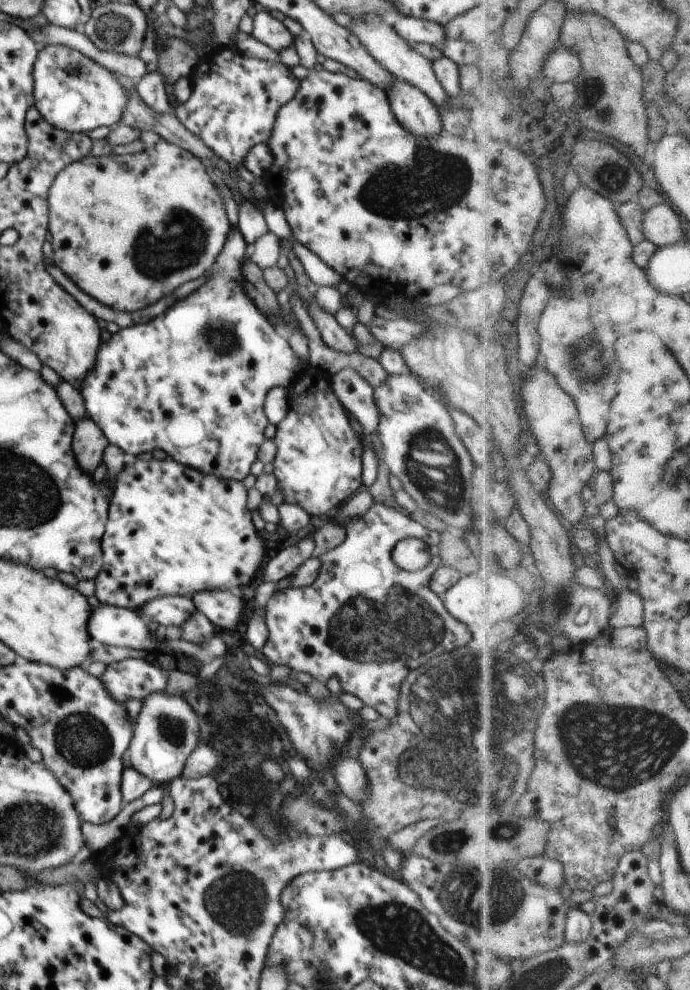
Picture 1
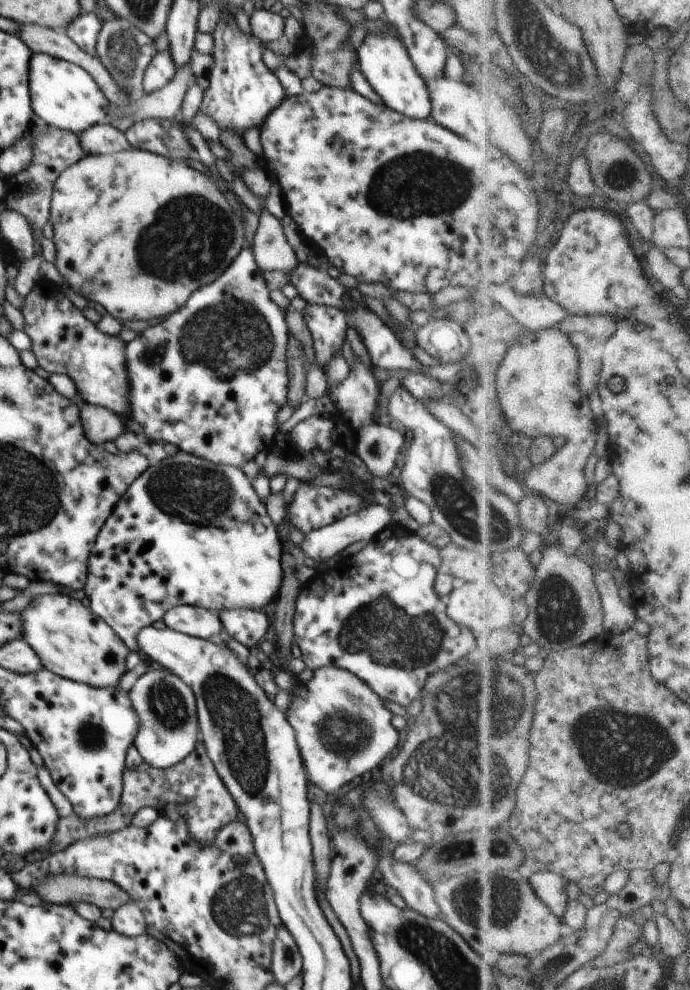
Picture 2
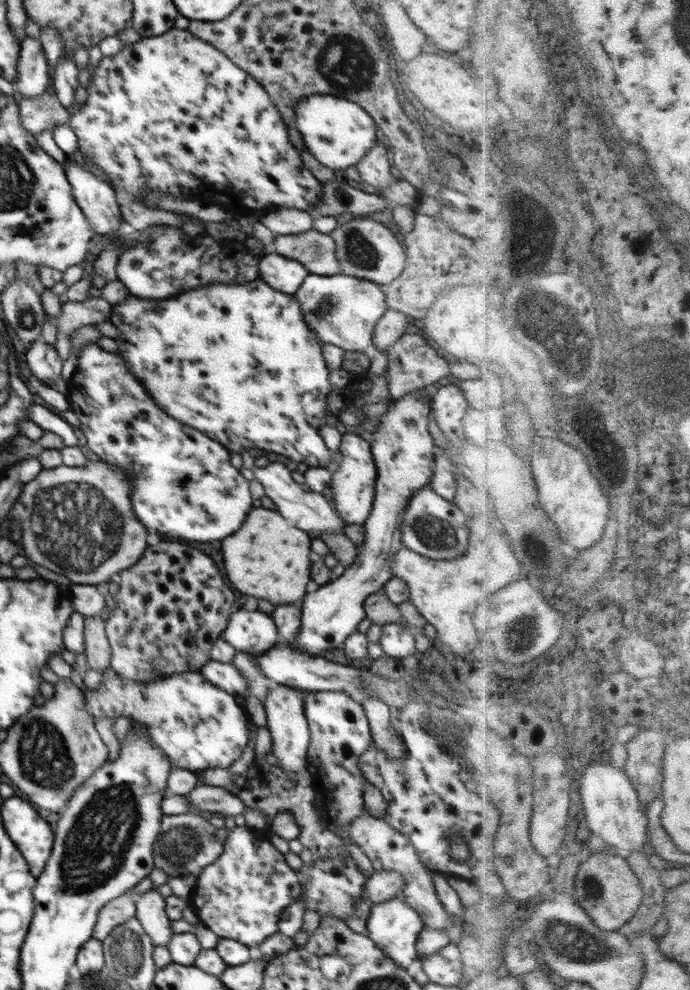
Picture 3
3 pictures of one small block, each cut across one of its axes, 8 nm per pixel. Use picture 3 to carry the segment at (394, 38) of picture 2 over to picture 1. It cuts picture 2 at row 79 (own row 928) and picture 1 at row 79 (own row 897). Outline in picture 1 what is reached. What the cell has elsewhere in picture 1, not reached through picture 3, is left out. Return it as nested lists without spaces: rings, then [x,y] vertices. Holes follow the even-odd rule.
[[[394,78],[386,91],[392,114],[416,138],[432,138],[443,130],[438,106],[409,82]]]

